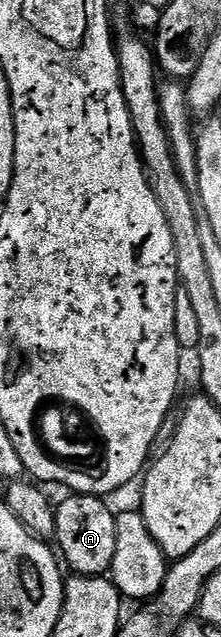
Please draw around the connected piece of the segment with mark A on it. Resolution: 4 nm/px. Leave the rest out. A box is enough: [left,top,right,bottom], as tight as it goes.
[55,493,117,575]

